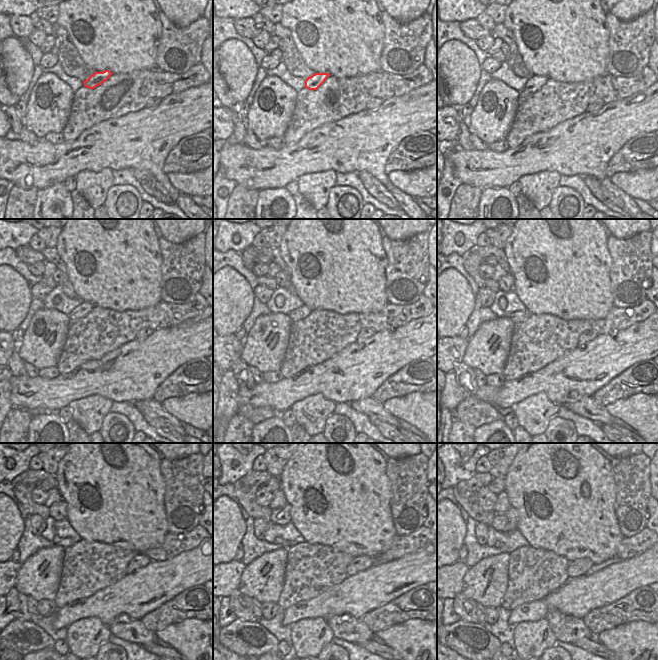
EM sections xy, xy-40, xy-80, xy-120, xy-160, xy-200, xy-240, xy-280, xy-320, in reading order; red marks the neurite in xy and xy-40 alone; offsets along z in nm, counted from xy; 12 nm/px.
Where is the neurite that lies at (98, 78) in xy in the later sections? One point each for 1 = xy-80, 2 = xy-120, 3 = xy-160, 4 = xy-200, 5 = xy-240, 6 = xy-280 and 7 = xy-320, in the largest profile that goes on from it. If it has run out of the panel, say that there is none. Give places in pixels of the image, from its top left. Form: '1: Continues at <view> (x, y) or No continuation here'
1: Continues at xy-80 (534, 83)
2: Continues at xy-120 (84, 308)
3: Continues at xy-160 (301, 313)
4: Continues at xy-200 (516, 317)
5: Continues at xy-240 (47, 533)
6: Continues at xy-280 (271, 536)
7: Continues at xy-320 (493, 535)

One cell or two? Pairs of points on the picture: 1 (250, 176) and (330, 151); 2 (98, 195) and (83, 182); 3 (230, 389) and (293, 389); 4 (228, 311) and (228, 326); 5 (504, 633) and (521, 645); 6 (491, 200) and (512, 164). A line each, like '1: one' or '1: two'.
1: one
2: one
3: two
4: one
5: two
6: two

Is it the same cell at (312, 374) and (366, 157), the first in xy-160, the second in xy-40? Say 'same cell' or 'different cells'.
same cell

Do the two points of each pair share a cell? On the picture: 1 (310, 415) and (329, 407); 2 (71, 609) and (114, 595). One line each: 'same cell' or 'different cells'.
1: same cell
2: same cell

